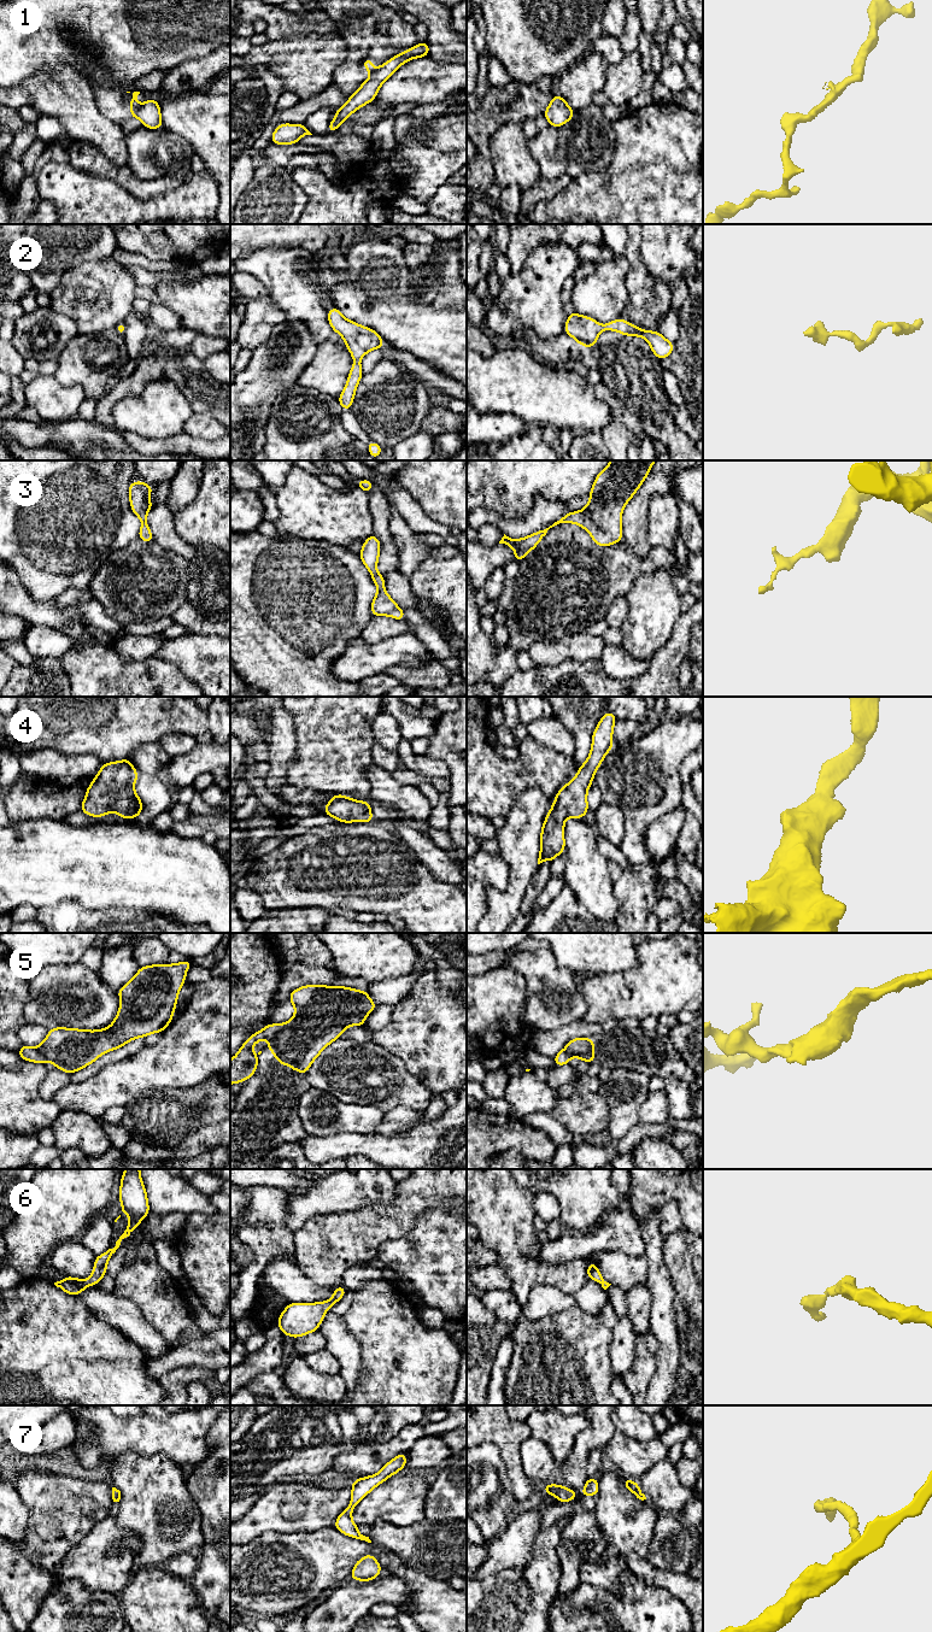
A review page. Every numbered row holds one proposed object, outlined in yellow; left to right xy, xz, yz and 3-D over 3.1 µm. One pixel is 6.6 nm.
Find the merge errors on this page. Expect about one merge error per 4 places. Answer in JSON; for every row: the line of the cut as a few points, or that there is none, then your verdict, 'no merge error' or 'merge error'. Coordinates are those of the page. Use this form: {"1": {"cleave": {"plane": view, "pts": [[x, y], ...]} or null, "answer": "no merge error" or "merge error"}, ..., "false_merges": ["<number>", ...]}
{"1": {"cleave": {"plane": "xy", "pts": [[138, 109], [135, 116]]}, "answer": "merge error"}, "2": {"cleave": null, "answer": "no merge error"}, "3": {"cleave": null, "answer": "no merge error"}, "4": {"cleave": null, "answer": "no merge error"}, "5": {"cleave": {"plane": "xz", "pts": [[287, 1022], [281, 1031], [269, 1038]]}, "answer": "merge error"}, "6": {"cleave": null, "answer": "no merge error"}, "7": {"cleave": null, "answer": "no merge error"}, "false_merges": ["1", "5"]}

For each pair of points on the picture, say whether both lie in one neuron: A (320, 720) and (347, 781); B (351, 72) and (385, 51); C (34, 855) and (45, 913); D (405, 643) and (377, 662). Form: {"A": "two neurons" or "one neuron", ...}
{"A": "one neuron", "B": "one neuron", "C": "two neurons", "D": "one neuron"}

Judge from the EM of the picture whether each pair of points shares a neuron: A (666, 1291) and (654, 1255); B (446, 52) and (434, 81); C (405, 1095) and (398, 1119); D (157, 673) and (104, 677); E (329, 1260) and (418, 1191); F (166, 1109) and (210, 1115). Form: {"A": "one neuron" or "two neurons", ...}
{"A": "one neuron", "B": "two neurons", "C": "two neurons", "D": "one neuron", "E": "one neuron", "F": "one neuron"}

